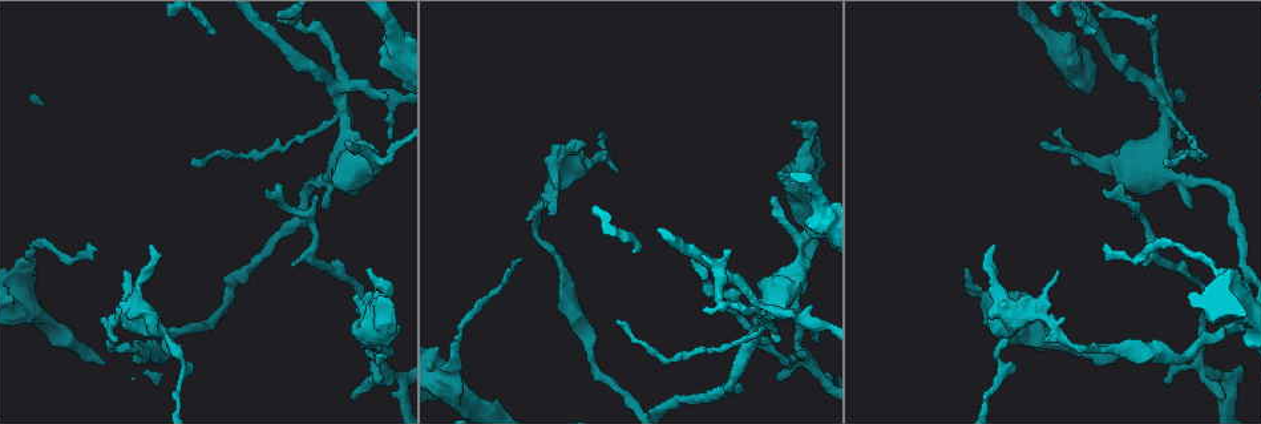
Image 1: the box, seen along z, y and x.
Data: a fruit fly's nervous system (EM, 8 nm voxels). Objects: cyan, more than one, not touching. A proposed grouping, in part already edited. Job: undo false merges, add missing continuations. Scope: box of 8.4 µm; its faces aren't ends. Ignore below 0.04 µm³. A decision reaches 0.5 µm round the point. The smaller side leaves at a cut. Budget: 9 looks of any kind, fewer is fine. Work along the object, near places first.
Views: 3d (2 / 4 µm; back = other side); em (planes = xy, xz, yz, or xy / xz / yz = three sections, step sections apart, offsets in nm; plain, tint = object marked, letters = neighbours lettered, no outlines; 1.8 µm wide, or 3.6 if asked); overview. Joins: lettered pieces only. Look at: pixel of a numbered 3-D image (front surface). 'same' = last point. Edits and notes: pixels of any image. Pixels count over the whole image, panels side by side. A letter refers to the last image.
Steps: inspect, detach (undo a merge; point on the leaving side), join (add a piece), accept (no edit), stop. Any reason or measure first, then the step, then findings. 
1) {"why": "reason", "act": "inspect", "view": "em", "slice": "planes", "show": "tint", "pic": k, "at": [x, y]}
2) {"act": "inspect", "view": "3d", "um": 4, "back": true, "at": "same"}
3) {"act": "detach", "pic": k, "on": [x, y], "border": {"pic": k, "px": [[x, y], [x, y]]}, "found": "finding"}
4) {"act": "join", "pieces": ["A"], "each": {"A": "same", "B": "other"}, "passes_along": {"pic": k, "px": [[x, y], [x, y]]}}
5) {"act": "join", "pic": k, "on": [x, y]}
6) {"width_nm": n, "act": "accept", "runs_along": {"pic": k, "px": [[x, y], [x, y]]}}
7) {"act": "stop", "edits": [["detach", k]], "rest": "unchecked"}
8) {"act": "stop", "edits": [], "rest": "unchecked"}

{"why": "four or more arms meet", "act": "inspect", "view": "3d", "um": 4, "back": true, "pic": 1, "at": [340, 86]}

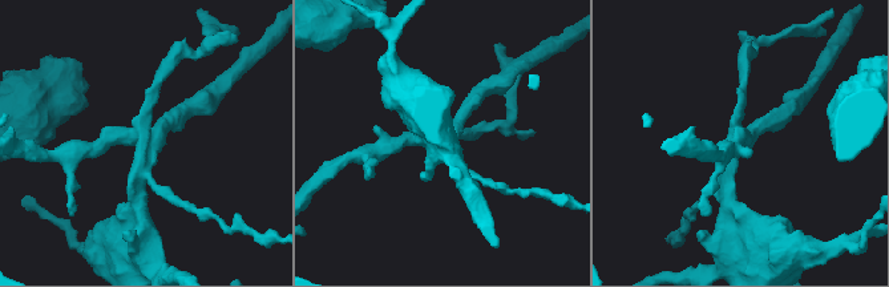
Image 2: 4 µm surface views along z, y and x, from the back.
{"arms": 4, "act": "inspect", "view": "em", "slice": "planes", "show": "letters", "pic": 2, "at": [143, 139]}

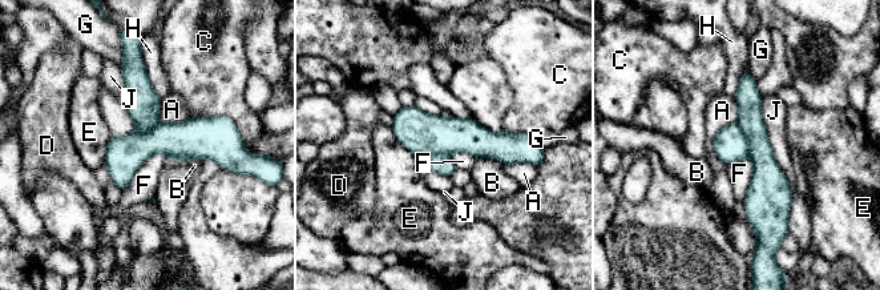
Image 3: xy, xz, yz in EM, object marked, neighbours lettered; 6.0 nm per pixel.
{"act": "detach", "pic": 3, "on": [730, 145], "each": {"A": "other", "B": "other", "C": "other", "D": "other", "E": "other", "F": "other", "G": "other", "H": "other", "J": "other"}, "part_leaving": {"pic": 3, "px": [[395, 124], [477, 141], [524, 140]]}, "found": "a second neuron is stuck on"}

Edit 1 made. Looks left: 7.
{"why": "thick turns thin", "act": "inspect", "view": "3d", "um": 4, "pic": 1, "at": [322, 179]}

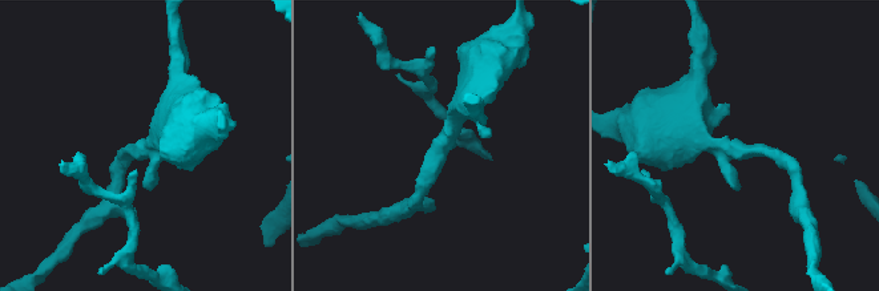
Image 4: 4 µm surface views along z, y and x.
{"why": "need the tissue", "act": "inspect", "view": "em", "slice": "planes", "show": "tint", "pic": 4, "at": [441, 143]}

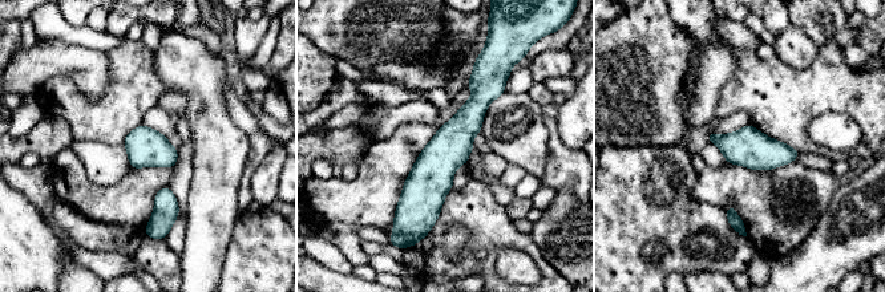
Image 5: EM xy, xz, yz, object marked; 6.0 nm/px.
{"act": "inspect", "view": "em", "slice": "planes", "show": "letters", "at": "same"}

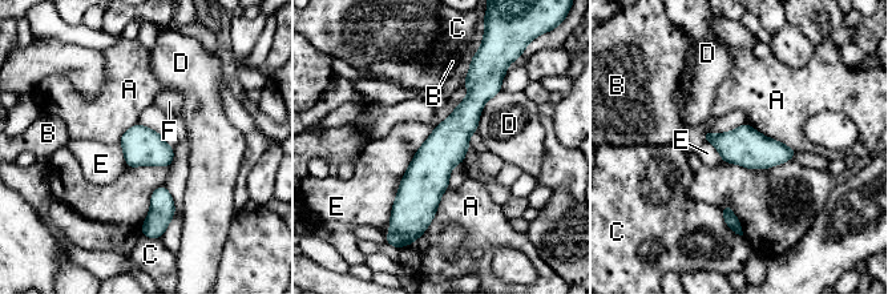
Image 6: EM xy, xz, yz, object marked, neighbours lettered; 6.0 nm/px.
{"act": "accept", "each": {"A": "other", "B": "other", "C": "other", "D": "other", "E": "other", "F": "other"}, "border": {"pic": 6, "px": [[465, 85], [467, 96], [402, 177]]}, "found": "one neuron here"}

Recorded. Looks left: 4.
{"act": "inspect", "view": "em", "slice": "planes", "show": "letters", "pic": 1, "at": [519, 260]}

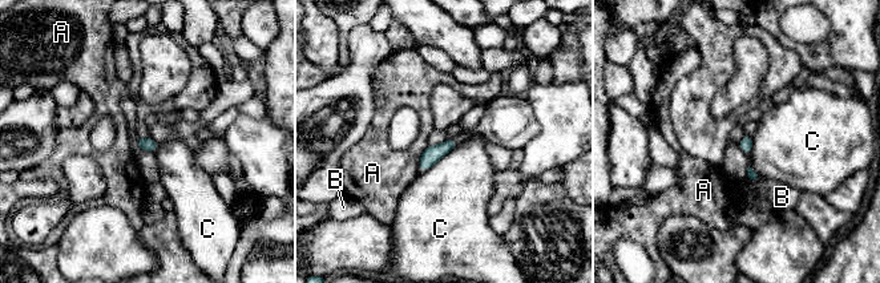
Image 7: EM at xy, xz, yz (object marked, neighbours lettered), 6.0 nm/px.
{"act": "accept", "each": {"A": "other", "B": "other", "C": "other"}, "border": {"pic": 7, "px": [[457, 144], [431, 166], [422, 170]]}, "found": "no lettered piece goes on from it"}

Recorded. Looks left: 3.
{"why": "free end", "act": "inspect", "view": "3d", "um": 4, "pic": 1, "at": [993, 246]}

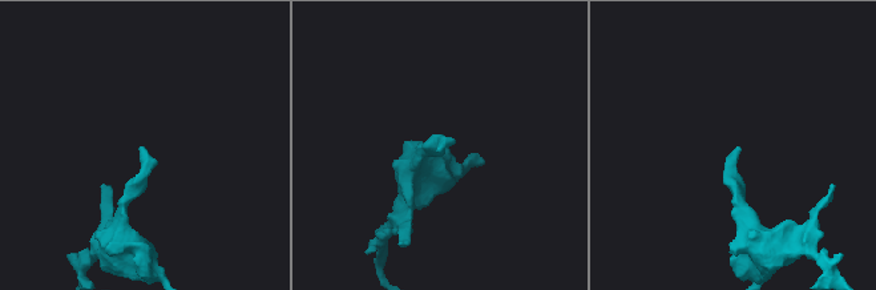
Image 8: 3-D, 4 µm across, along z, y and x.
{"why": "shape alone is not enough", "act": "inspect", "view": "em", "slice": "planes", "show": "plain", "pic": 8, "at": [436, 149]}

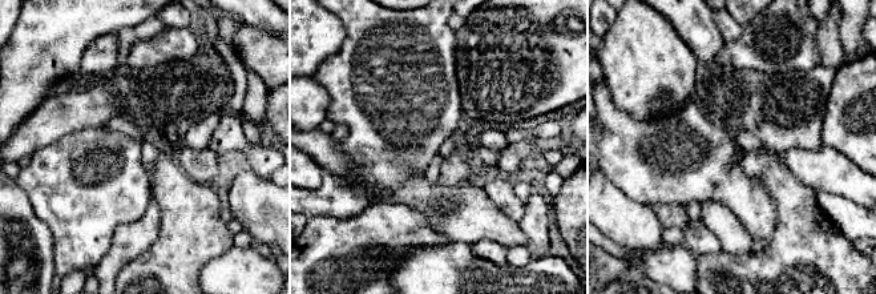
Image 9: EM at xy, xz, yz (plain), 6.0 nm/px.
{"act": "inspect", "view": "em", "slice": "planes", "show": "letters", "at": "same"}

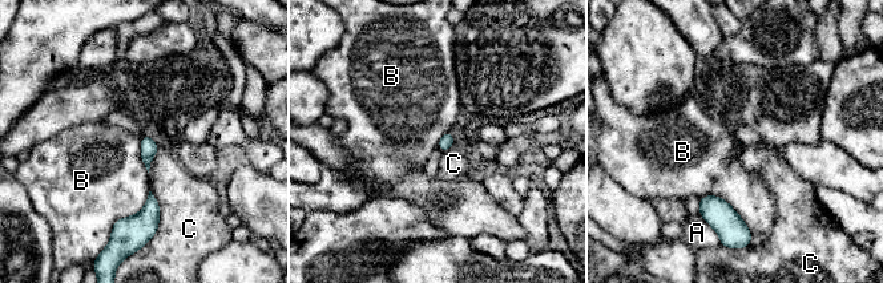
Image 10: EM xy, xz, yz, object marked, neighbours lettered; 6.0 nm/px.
{"act": "accept", "each": {"A": "other", "B": "other", "C": "other"}, "border": {"pic": 10, "px": [[700, 198], [721, 197], [750, 234]]}, "found": "none of them fits"}

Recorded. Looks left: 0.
{"act": "stop", "edits": [["detach", 3]], "rest": "unchecked"}

